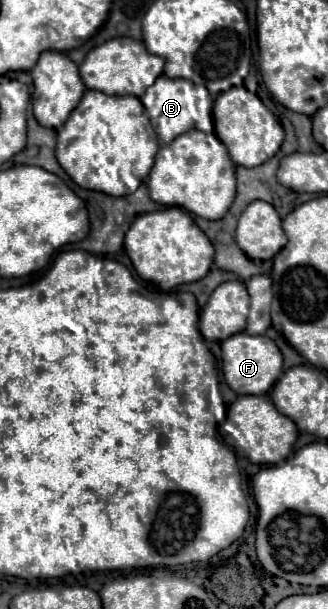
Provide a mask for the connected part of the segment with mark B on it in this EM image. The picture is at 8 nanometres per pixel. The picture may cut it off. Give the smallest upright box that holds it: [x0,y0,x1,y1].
[141,76,213,144]

